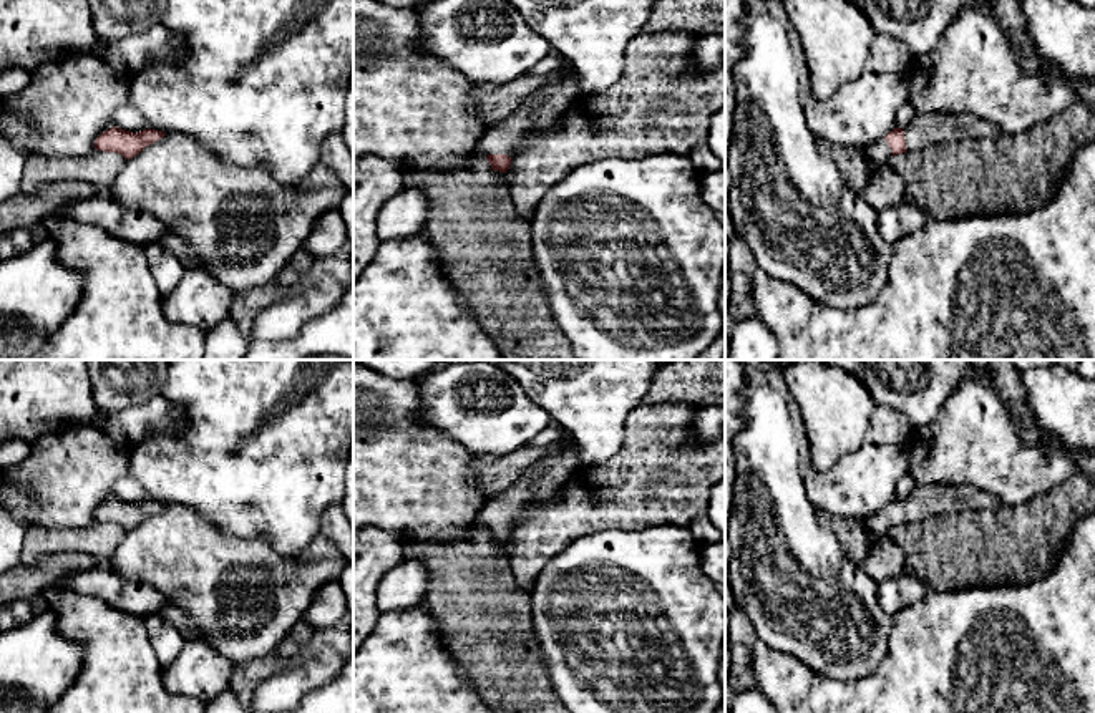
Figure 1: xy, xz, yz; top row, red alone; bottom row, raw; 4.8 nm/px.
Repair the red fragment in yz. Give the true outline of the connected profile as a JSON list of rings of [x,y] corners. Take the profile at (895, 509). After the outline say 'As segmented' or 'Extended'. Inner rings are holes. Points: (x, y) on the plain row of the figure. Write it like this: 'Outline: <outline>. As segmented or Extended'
Outline: [[[972,484],[916,486],[906,499],[894,499],[884,509],[868,517],[863,526],[866,534],[876,541],[886,536],[891,527],[906,522],[921,522],[929,517],[966,509],[995,509],[999,504],[1000,501],[995,494],[982,491]]]. Extended

